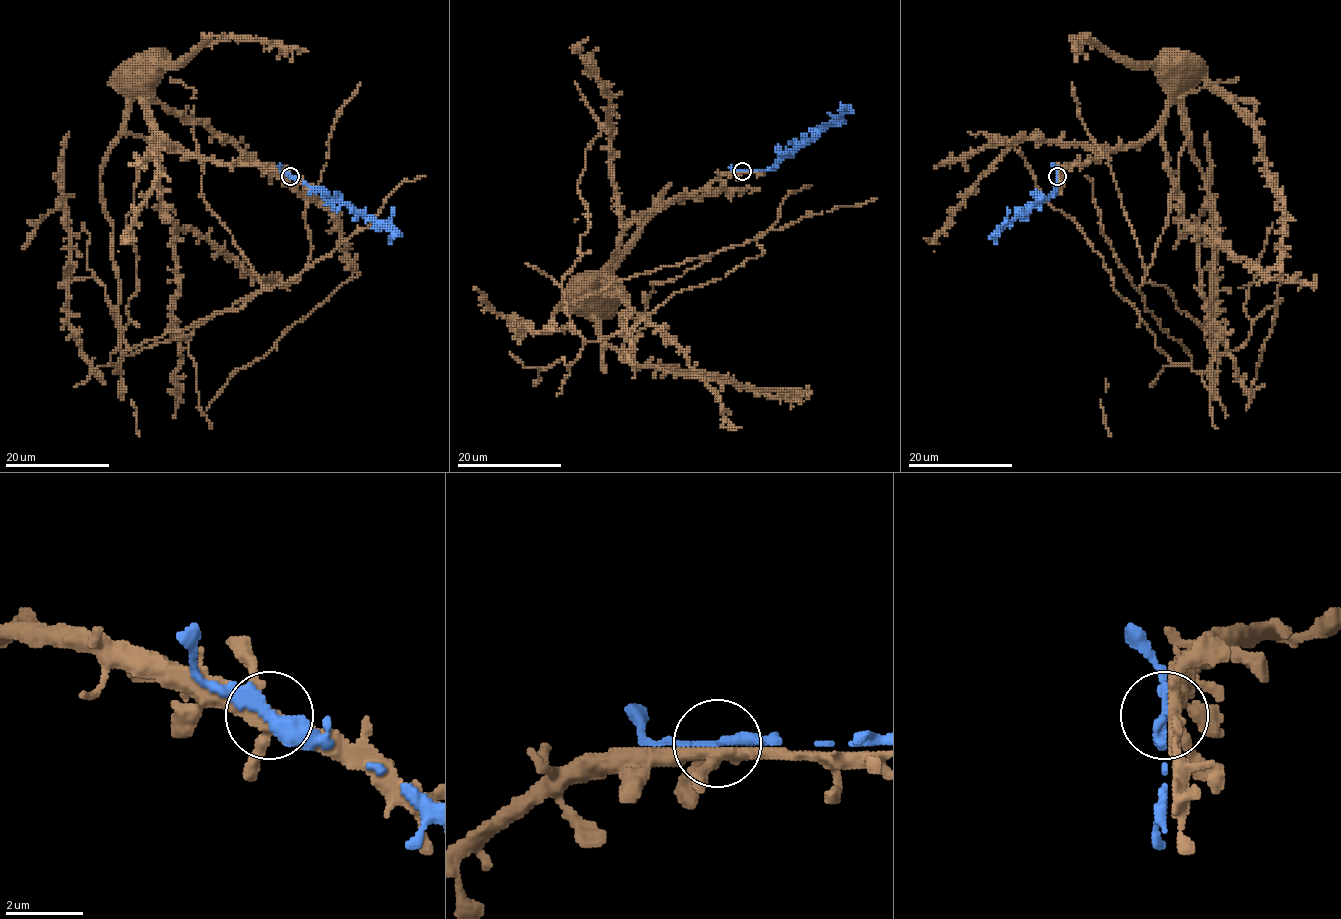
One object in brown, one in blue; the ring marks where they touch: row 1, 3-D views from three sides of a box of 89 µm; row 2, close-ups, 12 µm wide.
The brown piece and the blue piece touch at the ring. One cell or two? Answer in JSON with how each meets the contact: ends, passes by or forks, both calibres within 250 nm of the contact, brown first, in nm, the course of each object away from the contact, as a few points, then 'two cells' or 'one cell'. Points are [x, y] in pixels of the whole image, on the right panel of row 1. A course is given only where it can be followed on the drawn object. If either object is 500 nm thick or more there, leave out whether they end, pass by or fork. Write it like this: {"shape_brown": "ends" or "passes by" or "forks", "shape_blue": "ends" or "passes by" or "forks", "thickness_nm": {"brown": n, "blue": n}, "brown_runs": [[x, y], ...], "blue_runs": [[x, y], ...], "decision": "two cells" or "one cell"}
{"shape_brown": "forks", "shape_blue": "passes by", "thickness_nm": {"brown": 400, "blue": 280}, "brown_runs": [[1058, 175], [1065, 166], [1084, 165], [1151, 132], [1165, 109], [1171, 83], [1166, 74], [1169, 61]], "blue_runs": [[1057, 175], [1056, 188], [1048, 196], [989, 236]], "decision": "one cell"}

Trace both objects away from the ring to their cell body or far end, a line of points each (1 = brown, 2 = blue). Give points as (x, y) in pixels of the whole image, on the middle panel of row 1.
1: (742, 172), (726, 173), (694, 193), (678, 194), (644, 211), (628, 228), (616, 258), (599, 278), (603, 282)
2: (742, 170), (773, 169), (807, 144), (846, 108), (839, 103)

